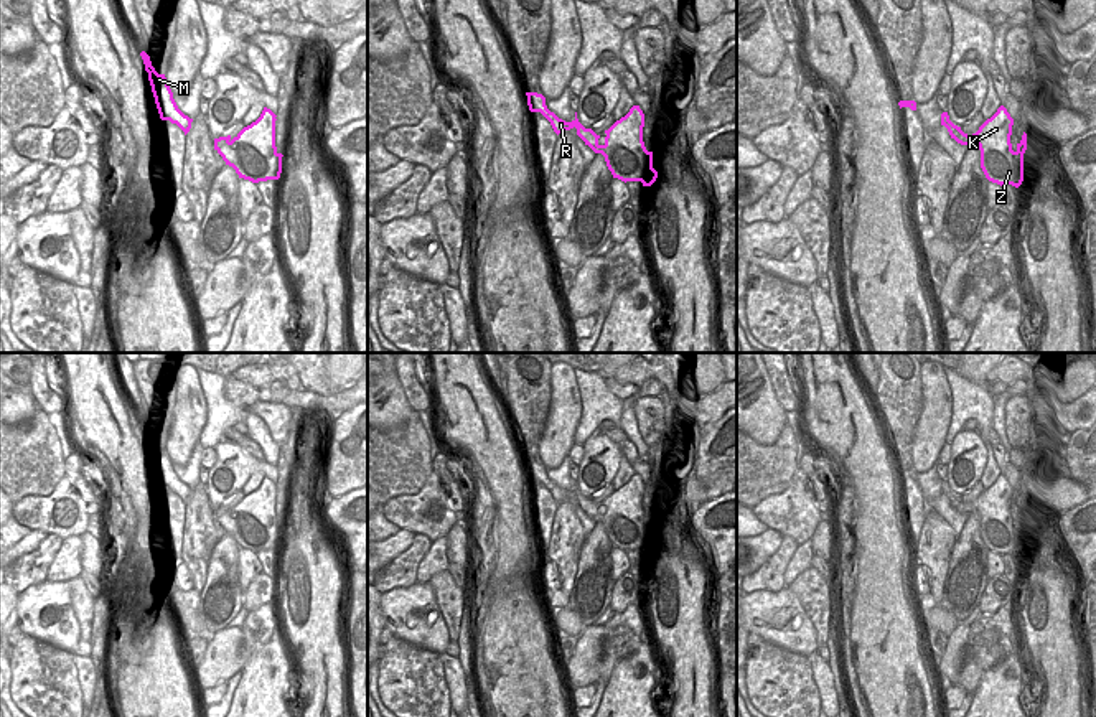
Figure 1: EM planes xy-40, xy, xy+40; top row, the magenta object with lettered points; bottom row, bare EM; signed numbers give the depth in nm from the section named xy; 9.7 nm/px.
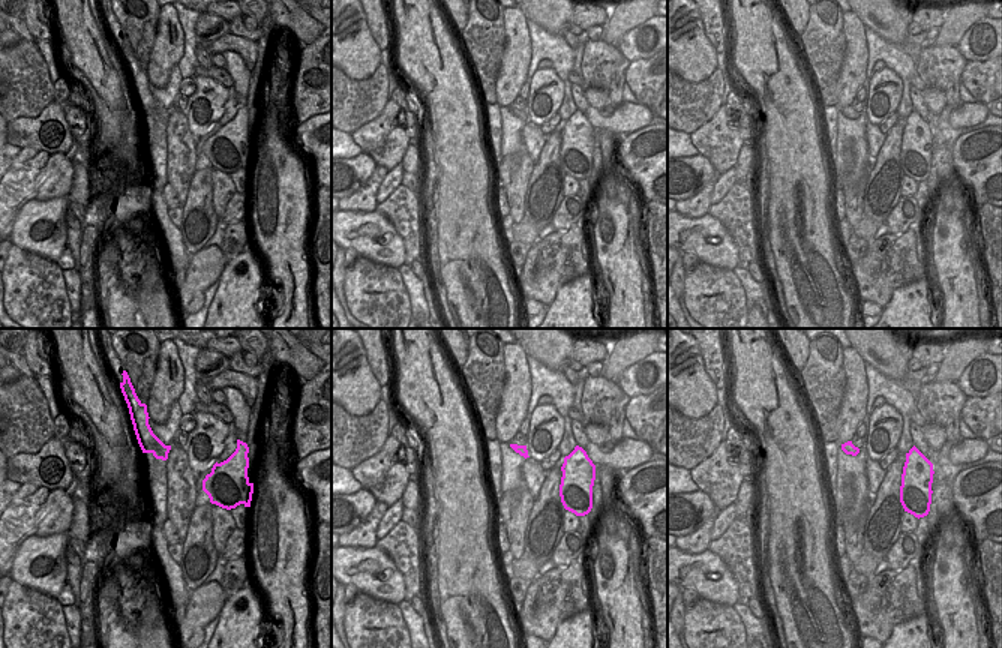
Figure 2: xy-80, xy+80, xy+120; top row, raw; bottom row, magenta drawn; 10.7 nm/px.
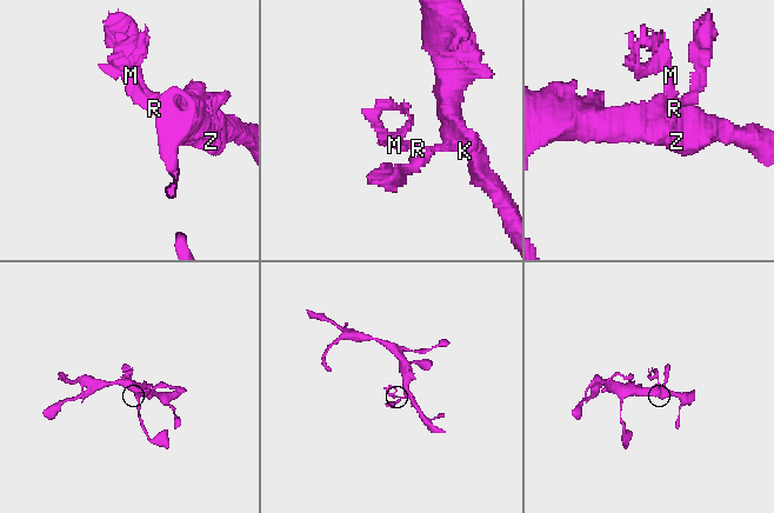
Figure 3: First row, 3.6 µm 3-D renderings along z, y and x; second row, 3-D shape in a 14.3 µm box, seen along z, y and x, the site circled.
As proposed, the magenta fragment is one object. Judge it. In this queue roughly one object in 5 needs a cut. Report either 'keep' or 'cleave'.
cleave

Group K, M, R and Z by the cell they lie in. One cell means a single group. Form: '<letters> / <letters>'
K Z / M R

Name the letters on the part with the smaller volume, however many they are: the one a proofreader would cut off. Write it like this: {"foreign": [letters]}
{"foreign": ["M", "R"]}

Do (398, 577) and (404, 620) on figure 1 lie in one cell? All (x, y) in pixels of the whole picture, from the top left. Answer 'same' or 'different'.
different

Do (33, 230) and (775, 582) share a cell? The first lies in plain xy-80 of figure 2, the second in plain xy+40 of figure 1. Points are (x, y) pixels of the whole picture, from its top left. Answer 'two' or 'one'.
two

